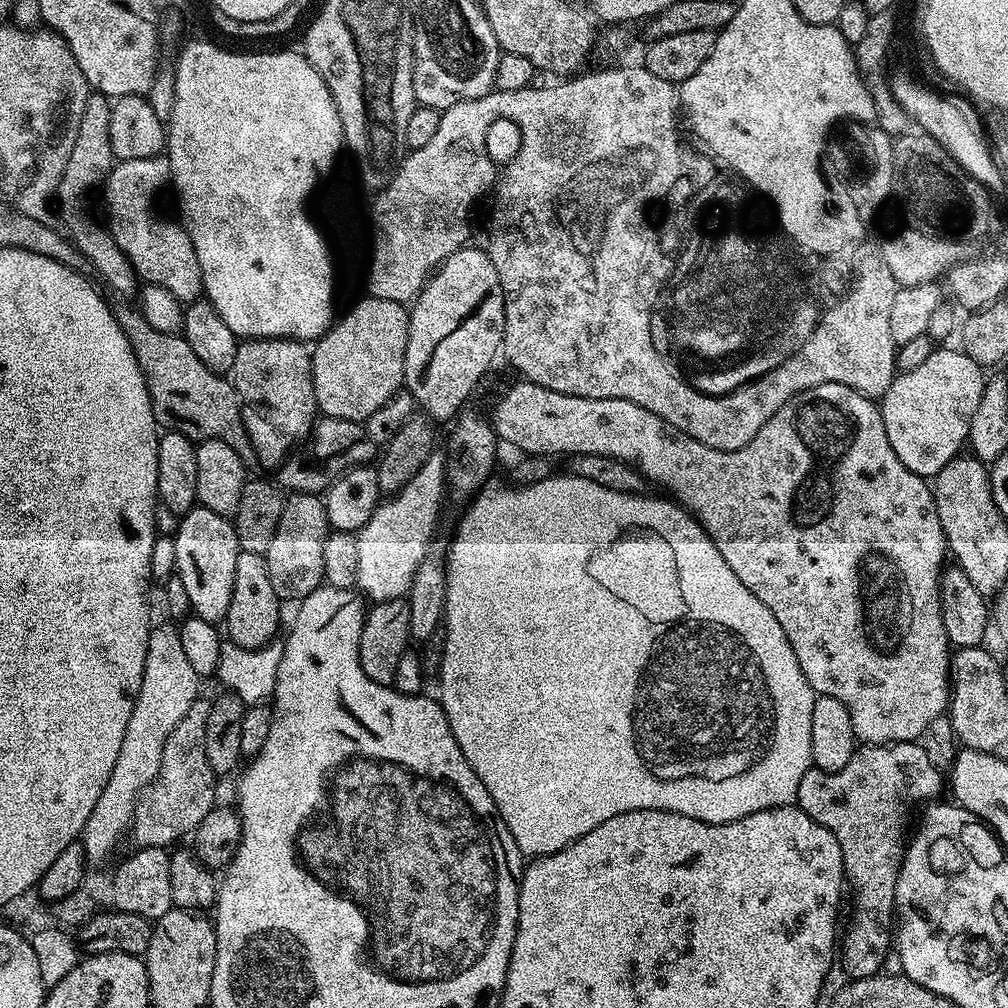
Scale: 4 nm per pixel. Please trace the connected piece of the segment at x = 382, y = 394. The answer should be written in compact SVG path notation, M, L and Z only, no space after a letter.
M365 295L344 317L311 345L312 381L316 407L325 416L362 422L382 406L404 382L404 355L408 341L409 309L401 301Z

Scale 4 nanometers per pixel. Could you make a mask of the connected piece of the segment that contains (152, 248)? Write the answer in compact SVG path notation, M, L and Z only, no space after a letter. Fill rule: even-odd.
M167 155L113 163L112 173L102 185L104 204L108 207L106 227L144 284L166 286L174 298L191 302L201 299L204 290L202 266L190 234L173 213L168 213L173 188Z

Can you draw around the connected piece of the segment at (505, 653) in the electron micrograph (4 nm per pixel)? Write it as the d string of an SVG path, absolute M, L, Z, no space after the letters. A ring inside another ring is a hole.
M571 474L548 475L544 480L533 480L525 483L520 488L504 488L501 492L495 492L491 486L485 486L471 497L468 509L456 528L456 537L448 548L448 560L444 564L444 618L442 631L445 634L444 657L441 662L438 684L440 684L440 696L438 702L444 707L444 713L448 719L450 730L474 774L486 786L490 798L494 798L498 814L502 822L510 830L510 834L516 840L516 845L521 857L535 858L549 856L566 846L570 846L578 838L590 834L594 826L602 826L602 822L616 817L617 814L626 814L634 810L662 810L682 814L686 818L701 820L707 824L725 824L746 818L750 814L758 814L758 810L770 810L771 808L783 808L791 805L798 794L798 782L802 782L802 774L813 767L812 751L810 750L810 714L814 714L814 702L817 693L812 691L806 674L802 674L802 666L798 666L798 658L794 658L794 650L782 630L778 626L778 618L770 614L742 582L738 582L738 574L726 566L726 558L718 554L718 546L704 532L704 528L691 516L679 503L668 500L655 500L649 494L633 494L631 492L619 492L618 490L606 490L606 486L598 486L598 482L590 482L586 478L578 478Z

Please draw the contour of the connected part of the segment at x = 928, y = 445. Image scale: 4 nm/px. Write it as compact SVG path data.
M948 346L937 347L915 370L893 376L890 390L878 404L894 454L906 470L925 478L936 477L942 466L961 455L986 383L981 364L959 347L944 347Z

